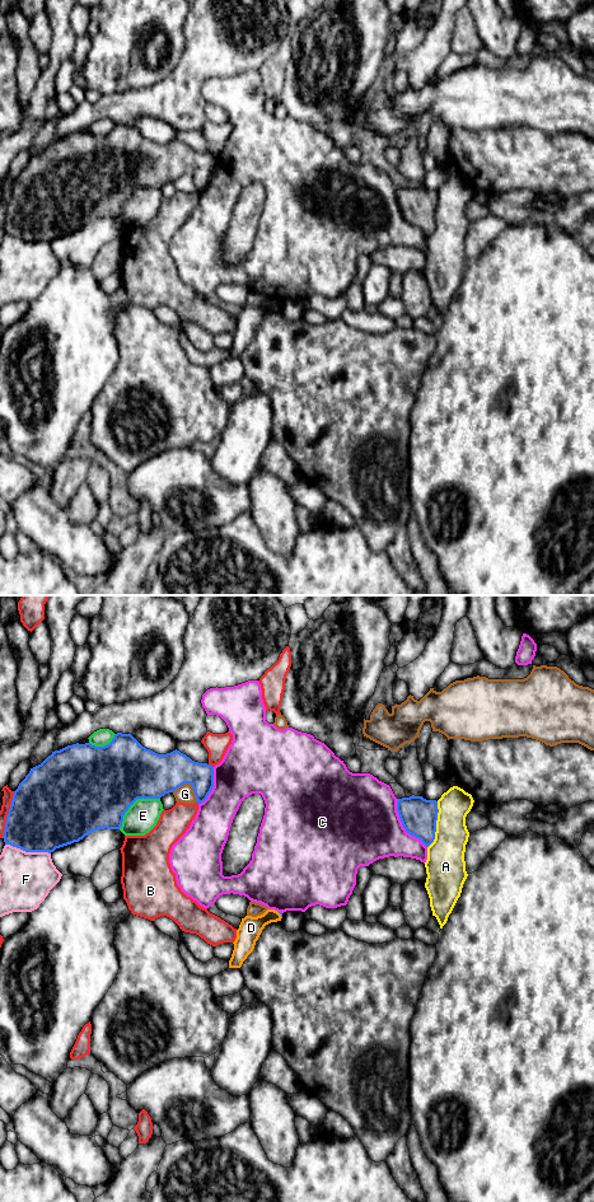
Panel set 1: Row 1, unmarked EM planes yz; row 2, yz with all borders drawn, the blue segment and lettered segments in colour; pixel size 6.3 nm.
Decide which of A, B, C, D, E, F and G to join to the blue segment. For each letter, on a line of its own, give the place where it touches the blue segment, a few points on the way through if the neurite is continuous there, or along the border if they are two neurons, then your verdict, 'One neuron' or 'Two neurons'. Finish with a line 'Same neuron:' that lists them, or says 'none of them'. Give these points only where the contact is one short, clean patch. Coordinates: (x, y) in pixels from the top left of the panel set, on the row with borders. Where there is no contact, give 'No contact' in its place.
A: Touches blue at yz (435, 824). Two neurons
B: Touches blue at yz (8, 814). Two neurons
C: Touches blue at yz (402, 824). Two neurons
D: Touches blue at yz (280, 913). Boundary: yz (277, 912), (281, 917). Two neurons
E: Touches blue at yz (134, 801). Two neurons
F: Touches blue at yz (28, 851). Two neurons
G: Touches blue at yz (190, 784). Two neurons
Same neuron: none of them

